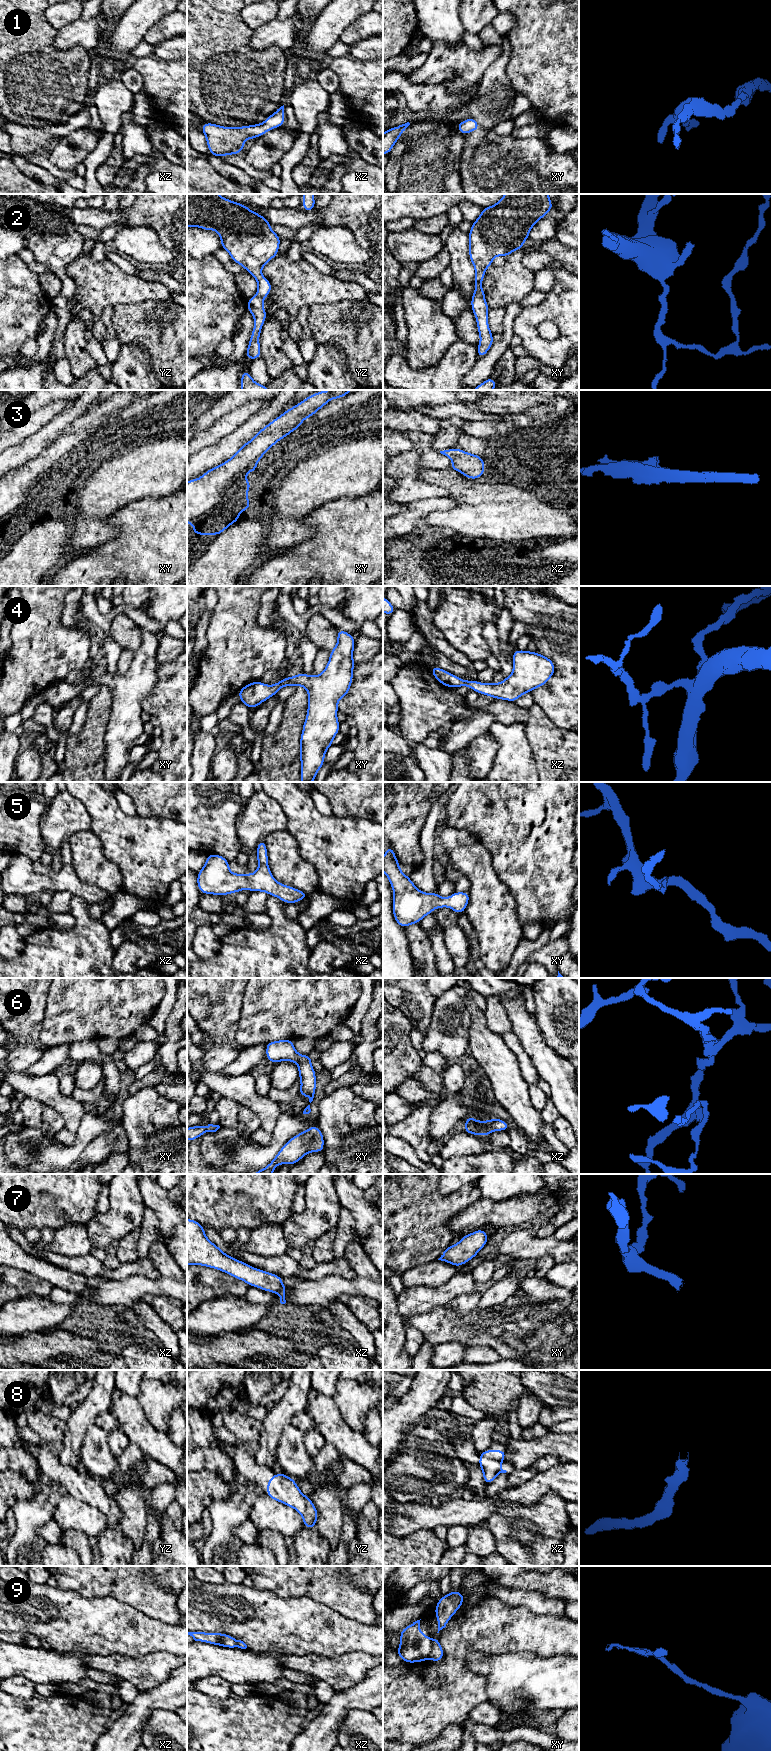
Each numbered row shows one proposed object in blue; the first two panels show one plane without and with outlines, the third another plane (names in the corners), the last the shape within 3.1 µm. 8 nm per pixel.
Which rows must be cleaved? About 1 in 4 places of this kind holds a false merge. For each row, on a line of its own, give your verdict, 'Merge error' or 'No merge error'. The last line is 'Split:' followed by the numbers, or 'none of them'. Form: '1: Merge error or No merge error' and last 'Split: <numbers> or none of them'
1: No merge error
2: No merge error
3: No merge error
4: No merge error
5: No merge error
6: No merge error
7: No merge error
8: No merge error
9: Merge error
Split: 9

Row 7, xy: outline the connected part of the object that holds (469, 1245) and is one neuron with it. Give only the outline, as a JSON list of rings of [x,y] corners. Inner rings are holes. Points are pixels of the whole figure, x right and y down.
[[[475,1230],[471,1234],[462,1236],[457,1244],[449,1245],[438,1260],[459,1267],[477,1256],[488,1241],[485,1230]]]

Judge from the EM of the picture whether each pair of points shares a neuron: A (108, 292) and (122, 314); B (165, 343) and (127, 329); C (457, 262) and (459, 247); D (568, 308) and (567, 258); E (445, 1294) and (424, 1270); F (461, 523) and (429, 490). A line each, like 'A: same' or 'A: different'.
A: different
B: same
C: same
D: different
E: different
F: different

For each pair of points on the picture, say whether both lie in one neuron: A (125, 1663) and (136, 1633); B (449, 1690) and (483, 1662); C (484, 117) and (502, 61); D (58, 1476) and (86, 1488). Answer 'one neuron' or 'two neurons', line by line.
A: two neurons
B: two neurons
C: one neuron
D: one neuron

